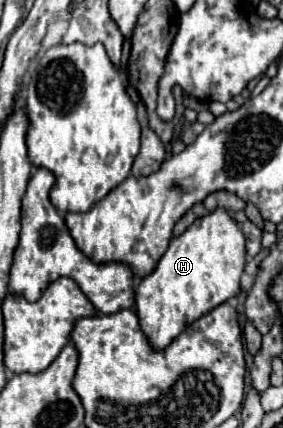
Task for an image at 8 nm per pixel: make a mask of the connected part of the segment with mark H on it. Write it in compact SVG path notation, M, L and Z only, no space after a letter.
M218 208L196 220L182 236L172 238L156 270L136 288L136 314L154 350L170 346L194 320L240 294L240 276L246 264L246 246L240 226Z

